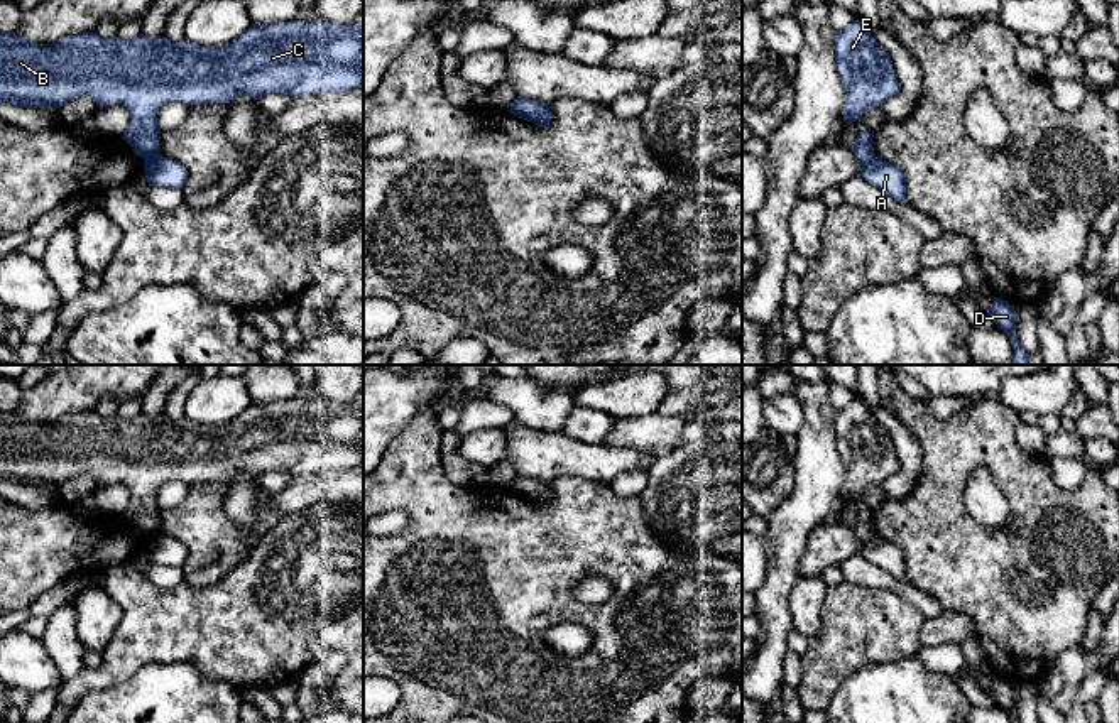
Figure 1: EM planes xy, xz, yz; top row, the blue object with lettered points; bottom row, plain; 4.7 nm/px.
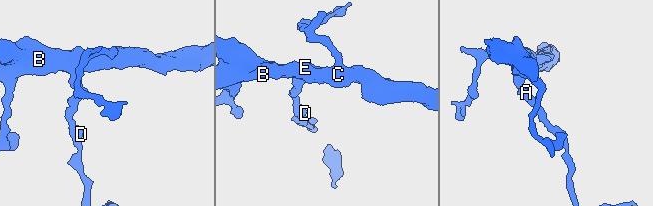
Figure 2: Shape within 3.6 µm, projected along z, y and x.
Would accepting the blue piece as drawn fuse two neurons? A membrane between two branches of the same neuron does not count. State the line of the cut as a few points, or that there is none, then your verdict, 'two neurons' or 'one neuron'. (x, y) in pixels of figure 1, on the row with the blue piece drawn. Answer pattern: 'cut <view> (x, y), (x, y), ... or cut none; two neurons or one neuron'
cut xy (161, 156), (144, 164); two neurons

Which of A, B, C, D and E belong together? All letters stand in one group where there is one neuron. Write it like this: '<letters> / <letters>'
A D / B C E

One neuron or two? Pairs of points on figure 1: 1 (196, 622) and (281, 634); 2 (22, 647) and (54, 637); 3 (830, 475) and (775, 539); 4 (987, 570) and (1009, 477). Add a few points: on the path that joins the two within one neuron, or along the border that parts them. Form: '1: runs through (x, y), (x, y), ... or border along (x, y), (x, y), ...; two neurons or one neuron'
1: runs through (217, 629), (261, 630); one neuron
2: border along (41, 639), (61, 676); two neurons
3: runs through (815, 490), (810, 502), (790, 524); one neuron
4: runs through (952, 532), (952, 480), (972, 460); one neuron

